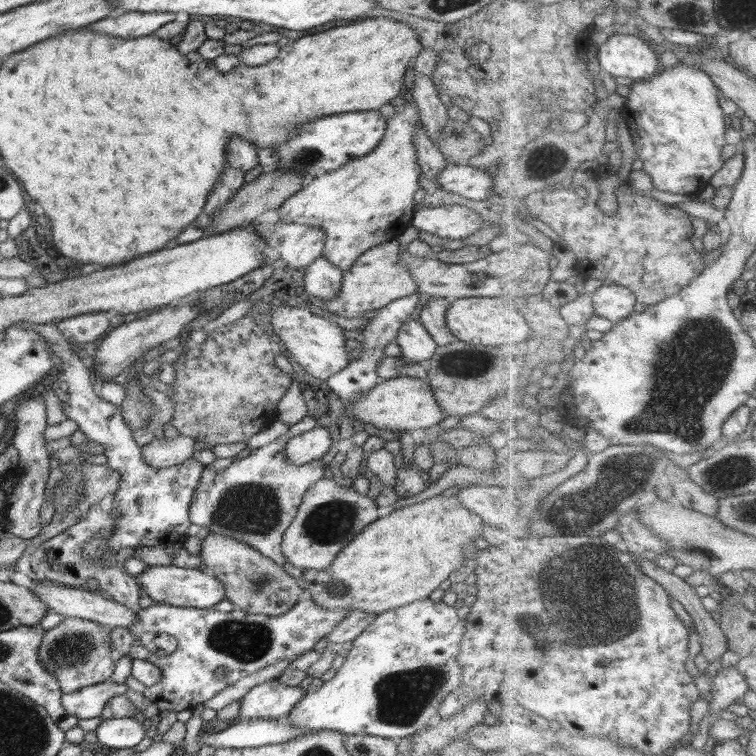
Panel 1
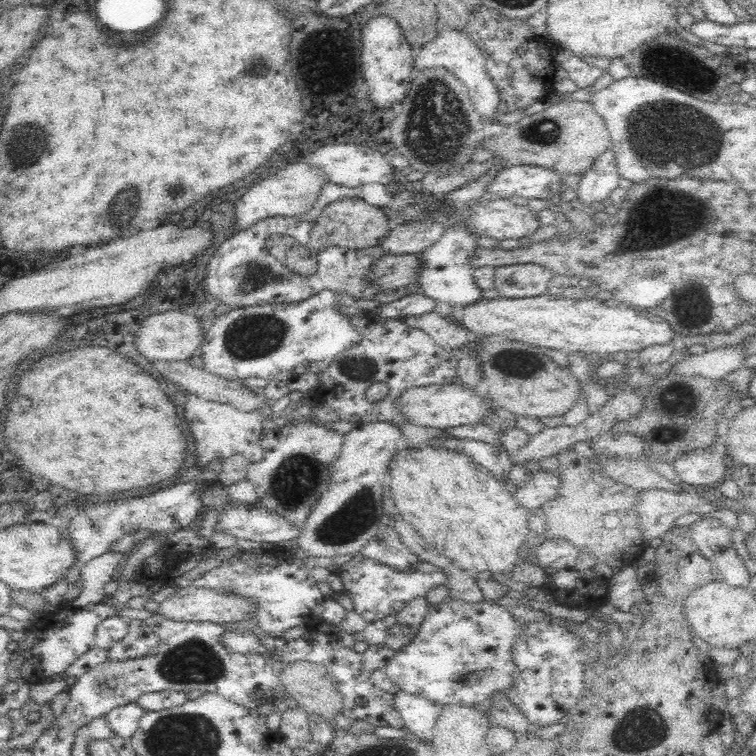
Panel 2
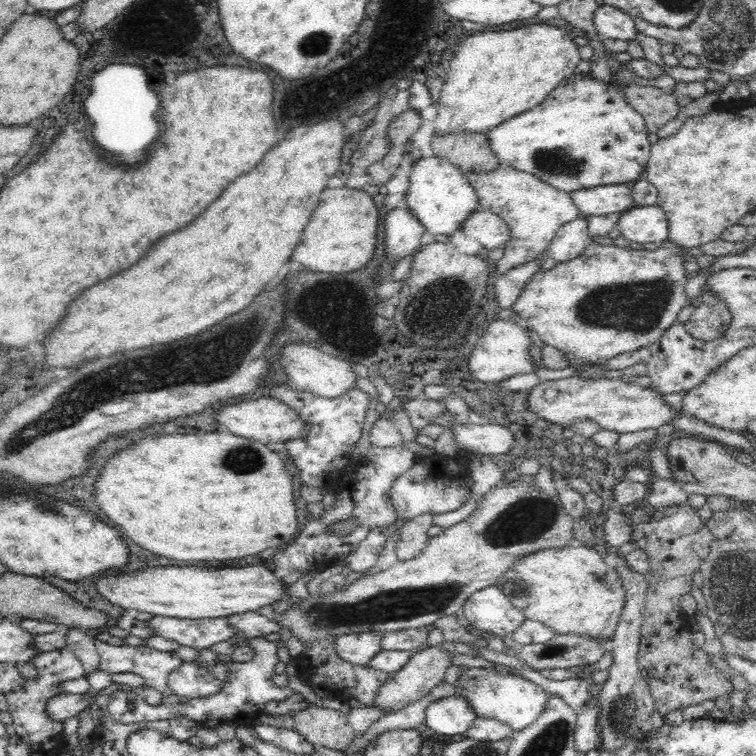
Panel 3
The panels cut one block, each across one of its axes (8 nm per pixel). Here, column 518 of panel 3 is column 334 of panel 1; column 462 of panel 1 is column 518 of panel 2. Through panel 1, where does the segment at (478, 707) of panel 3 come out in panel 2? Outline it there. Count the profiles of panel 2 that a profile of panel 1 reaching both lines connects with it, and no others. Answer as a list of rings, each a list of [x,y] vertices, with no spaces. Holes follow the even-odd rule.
[[[448,597],[439,604],[434,604],[428,610],[426,618],[419,626],[416,636],[406,646],[400,647],[385,664],[387,677],[395,682],[400,691],[419,696],[437,703],[460,704],[468,707],[484,707],[489,702],[491,694],[506,690],[517,676],[517,666],[513,659],[513,644],[519,632],[522,632],[523,622],[507,611],[506,603],[463,602],[460,599]]]

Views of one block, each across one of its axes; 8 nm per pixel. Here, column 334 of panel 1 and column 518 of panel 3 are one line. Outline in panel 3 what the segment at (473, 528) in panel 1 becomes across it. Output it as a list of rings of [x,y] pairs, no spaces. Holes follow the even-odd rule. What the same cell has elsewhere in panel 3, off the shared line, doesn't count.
[[[568,544],[561,549],[542,549],[520,557],[495,582],[512,605],[524,613],[526,619],[537,620],[559,635],[588,635],[596,641],[612,640],[626,606],[625,588],[619,573],[604,563],[604,556],[595,549],[580,544]]]

